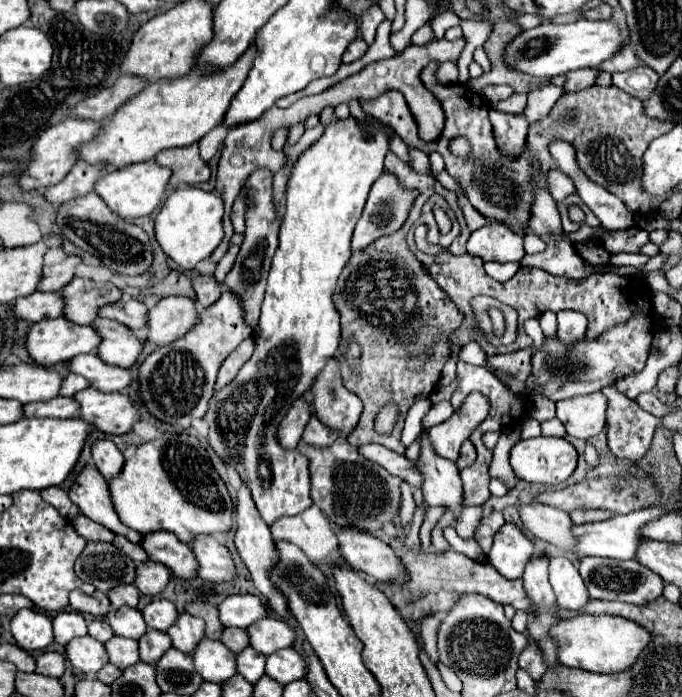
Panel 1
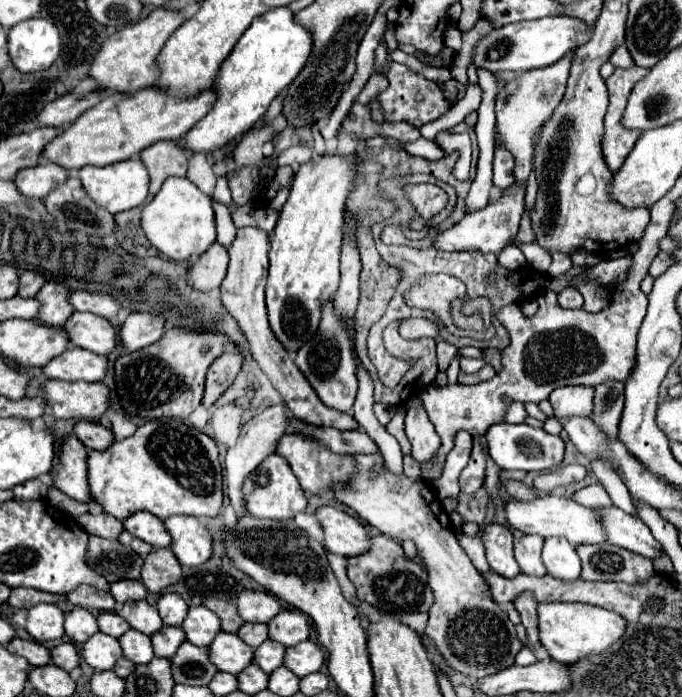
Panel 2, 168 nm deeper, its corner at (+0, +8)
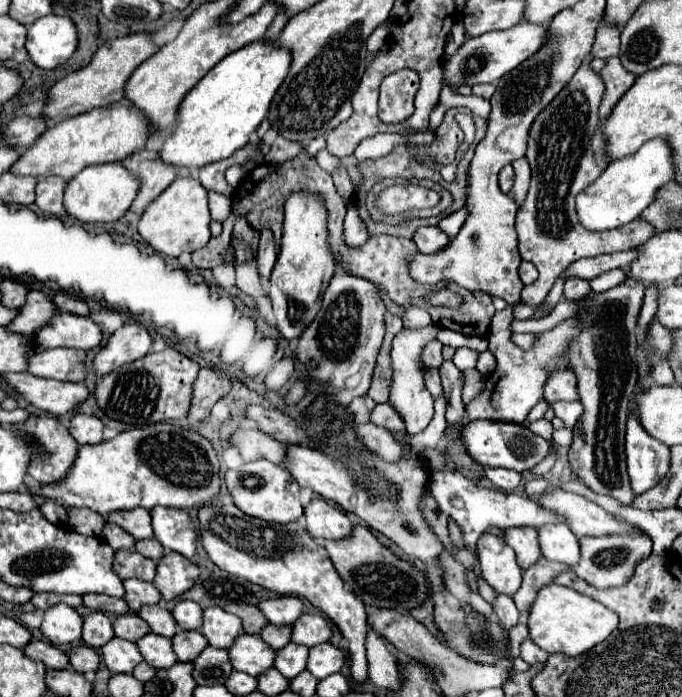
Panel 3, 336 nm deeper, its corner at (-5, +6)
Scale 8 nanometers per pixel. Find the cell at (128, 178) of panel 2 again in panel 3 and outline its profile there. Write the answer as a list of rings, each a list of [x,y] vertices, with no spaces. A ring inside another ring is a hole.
[[[121,162],[117,164],[97,164],[81,170],[65,188],[65,208],[71,216],[83,222],[115,222],[119,220],[133,204],[141,178],[129,174]]]

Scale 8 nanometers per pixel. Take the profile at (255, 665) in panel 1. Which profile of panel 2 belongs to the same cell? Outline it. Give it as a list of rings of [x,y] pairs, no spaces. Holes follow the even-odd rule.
[[[266,640],[258,650],[256,650],[256,664],[272,674],[276,668],[280,668],[284,664],[284,656],[286,656],[286,646],[284,644],[278,644],[274,640]]]

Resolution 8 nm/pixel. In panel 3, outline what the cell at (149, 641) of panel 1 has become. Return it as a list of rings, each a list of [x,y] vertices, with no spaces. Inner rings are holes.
[[[179,630],[173,638],[173,652],[177,652],[177,660],[179,662],[193,662],[193,658],[197,658],[197,654],[207,646],[207,640],[203,638],[201,632],[185,632],[185,630]]]

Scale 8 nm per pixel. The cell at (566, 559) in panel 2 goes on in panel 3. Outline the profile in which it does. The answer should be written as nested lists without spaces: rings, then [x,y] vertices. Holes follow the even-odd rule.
[[[551,524],[539,528],[539,544],[545,558],[565,566],[579,562],[579,540],[567,524]]]

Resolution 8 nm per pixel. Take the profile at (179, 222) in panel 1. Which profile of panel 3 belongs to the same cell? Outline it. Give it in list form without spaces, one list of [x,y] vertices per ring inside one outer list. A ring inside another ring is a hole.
[[[177,178],[159,198],[151,202],[151,206],[147,206],[139,220],[139,234],[157,252],[177,258],[181,252],[195,252],[209,242],[209,222],[207,190],[195,178]]]

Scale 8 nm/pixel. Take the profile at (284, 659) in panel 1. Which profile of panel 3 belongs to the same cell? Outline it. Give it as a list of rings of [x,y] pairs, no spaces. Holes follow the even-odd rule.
[[[317,644],[309,648],[309,658],[307,658],[307,670],[317,678],[323,680],[329,674],[339,672],[343,666],[343,652],[335,648],[333,644]]]

